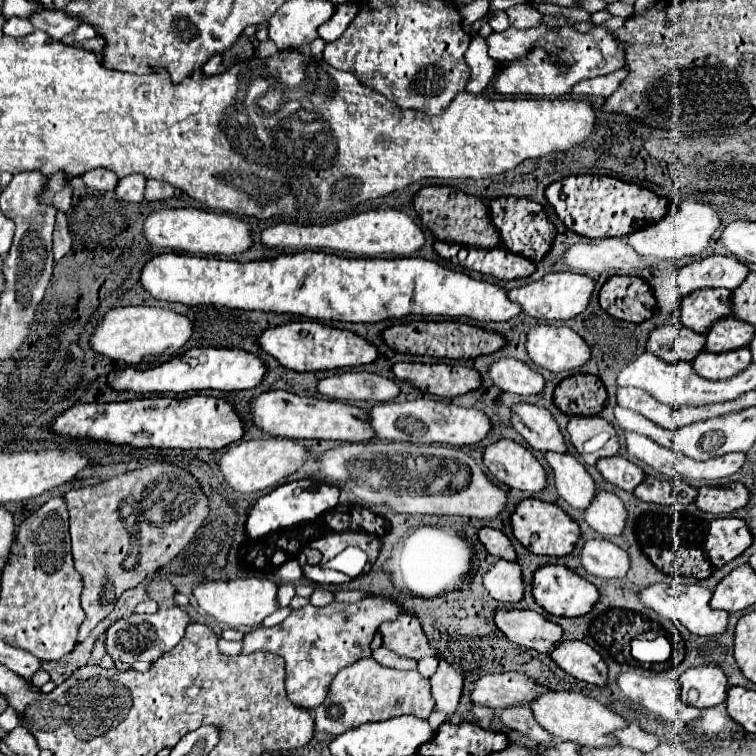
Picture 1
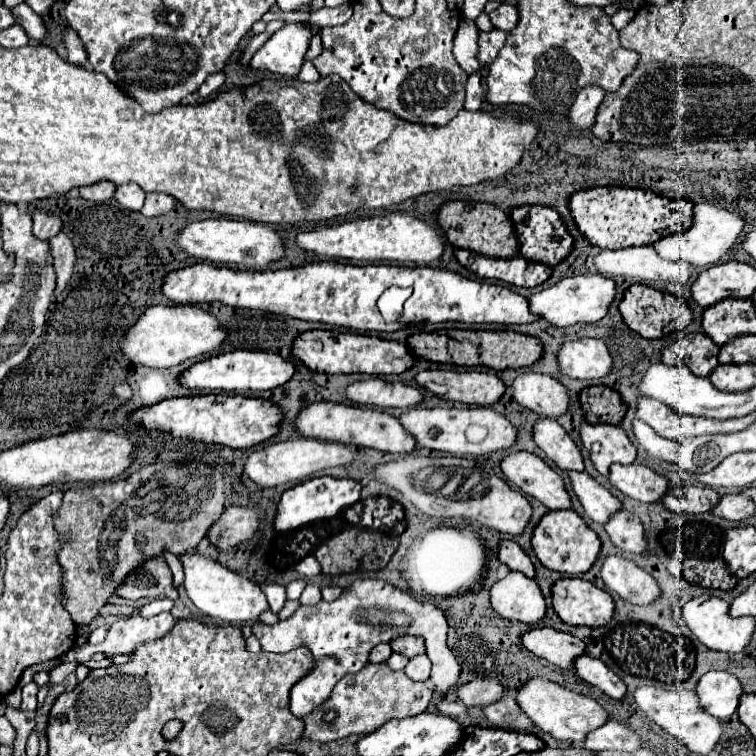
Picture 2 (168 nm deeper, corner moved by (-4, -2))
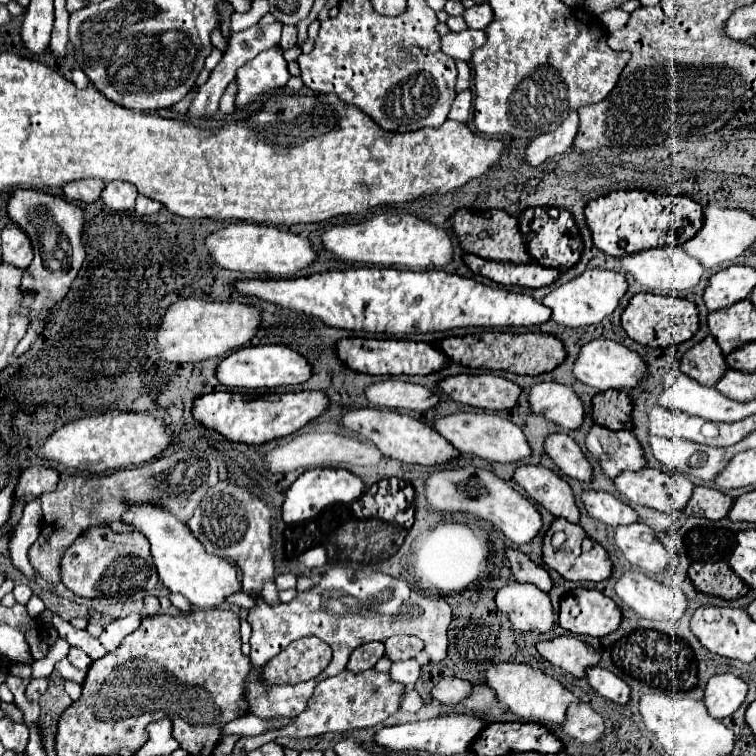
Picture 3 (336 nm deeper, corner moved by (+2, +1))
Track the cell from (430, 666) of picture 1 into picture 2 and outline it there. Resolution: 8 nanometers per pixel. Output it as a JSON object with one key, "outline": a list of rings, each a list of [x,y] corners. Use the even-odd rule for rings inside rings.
{"outline":[[[421,654],[417,658],[411,658],[407,662],[407,666],[405,666],[405,674],[409,678],[413,678],[415,682],[425,682],[429,678],[429,674],[431,674],[431,662],[429,662],[429,658],[425,654]]]}

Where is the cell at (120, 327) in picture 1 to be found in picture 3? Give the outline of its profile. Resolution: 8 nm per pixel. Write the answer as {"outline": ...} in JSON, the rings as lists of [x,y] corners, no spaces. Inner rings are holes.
{"outline":[[[181,299],[167,307],[157,331],[157,353],[167,363],[203,361],[223,357],[251,341],[261,321],[261,311],[243,303],[211,303],[203,299]]]}

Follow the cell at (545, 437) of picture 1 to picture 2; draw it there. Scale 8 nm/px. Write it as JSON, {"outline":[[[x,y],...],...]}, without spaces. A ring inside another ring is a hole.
{"outline":[[[537,420],[533,436],[535,444],[561,470],[585,470],[581,450],[573,442],[573,438],[559,426],[557,420]]]}

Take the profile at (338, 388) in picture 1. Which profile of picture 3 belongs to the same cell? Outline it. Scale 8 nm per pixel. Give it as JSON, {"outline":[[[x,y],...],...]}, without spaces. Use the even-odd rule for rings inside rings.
{"outline":[[[401,379],[377,381],[373,383],[373,387],[365,387],[365,395],[371,405],[389,407],[389,409],[425,411],[439,403],[439,397],[427,387],[413,385]]]}

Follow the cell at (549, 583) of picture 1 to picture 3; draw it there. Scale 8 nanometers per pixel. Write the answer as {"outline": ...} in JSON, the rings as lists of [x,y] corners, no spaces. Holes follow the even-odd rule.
{"outline":[[[573,589],[561,597],[559,625],[575,635],[603,637],[619,627],[621,609],[595,589]]]}

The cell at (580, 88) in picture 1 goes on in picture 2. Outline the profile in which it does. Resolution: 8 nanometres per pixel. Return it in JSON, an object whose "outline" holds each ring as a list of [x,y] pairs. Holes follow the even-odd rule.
{"outline":[[[597,88],[581,90],[575,98],[575,104],[569,110],[569,124],[575,130],[581,130],[581,132],[591,128],[593,122],[595,122],[595,114],[597,114],[597,108],[599,108],[603,96],[605,96],[605,92],[597,90]]]}

